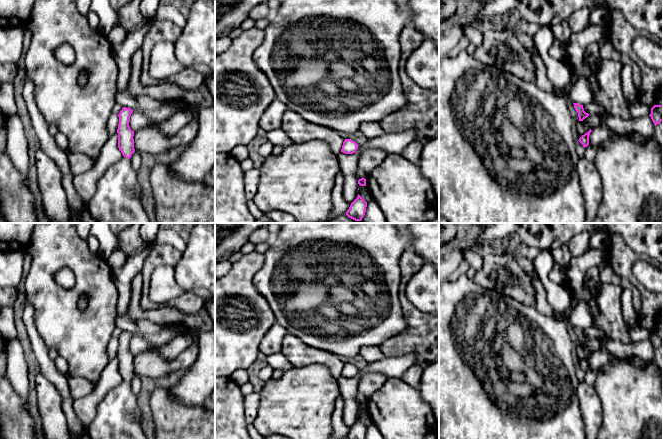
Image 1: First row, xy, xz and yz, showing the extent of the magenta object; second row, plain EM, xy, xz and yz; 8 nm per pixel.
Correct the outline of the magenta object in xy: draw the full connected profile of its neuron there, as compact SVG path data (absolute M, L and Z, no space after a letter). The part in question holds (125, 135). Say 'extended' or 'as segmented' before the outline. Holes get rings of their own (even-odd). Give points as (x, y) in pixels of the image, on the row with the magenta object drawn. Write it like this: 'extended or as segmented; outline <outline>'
extended; outline M123 107L118 114L118 148L123 157L99 179L96 193L87 203L97 223L150 223L140 201L142 187L130 160L135 152L134 131L129 126L132 112Z

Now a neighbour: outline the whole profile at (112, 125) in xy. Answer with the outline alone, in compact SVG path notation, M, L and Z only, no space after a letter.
M112 113L107 122L107 130L110 136L117 132L118 125L119 125L118 114Z

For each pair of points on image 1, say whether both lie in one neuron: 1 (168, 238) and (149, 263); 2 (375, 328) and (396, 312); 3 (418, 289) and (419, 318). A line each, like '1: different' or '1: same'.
1: different
2: same
3: different

